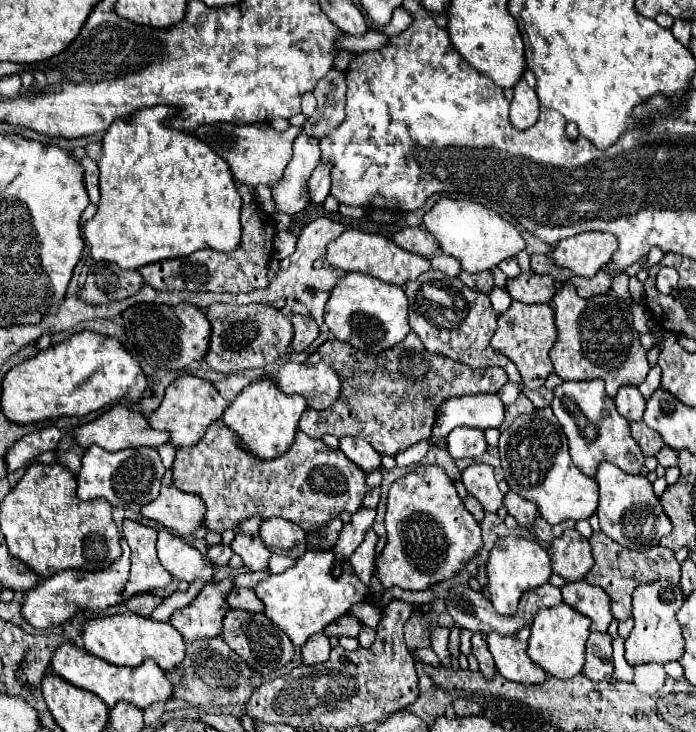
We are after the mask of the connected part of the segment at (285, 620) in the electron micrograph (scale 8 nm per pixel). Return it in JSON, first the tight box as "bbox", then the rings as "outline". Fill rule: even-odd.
{"bbox":[254,548,368,646],"outline":[[[308,548],[292,568],[288,568],[282,574],[268,576],[254,588],[266,606],[264,612],[268,614],[268,618],[288,634],[294,646],[304,646],[304,642],[312,634],[324,630],[330,622],[336,622],[340,616],[344,616],[350,610],[352,604],[362,602],[366,596],[368,588],[354,574],[348,560],[342,564],[340,576],[332,574],[334,560],[336,554],[332,548],[330,550]]]}

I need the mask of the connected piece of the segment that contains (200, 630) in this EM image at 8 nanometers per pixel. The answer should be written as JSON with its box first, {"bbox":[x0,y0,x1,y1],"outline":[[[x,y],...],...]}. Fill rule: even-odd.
{"bbox":[170,576,234,642],"outline":[[[234,576],[224,578],[220,582],[210,582],[202,588],[198,598],[182,608],[176,610],[170,618],[170,624],[182,632],[184,640],[192,642],[204,636],[220,636],[222,632],[222,618],[230,610],[226,598],[234,588]]]}

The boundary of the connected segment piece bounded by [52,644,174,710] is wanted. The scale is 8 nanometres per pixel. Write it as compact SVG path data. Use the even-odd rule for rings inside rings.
M62 644L52 658L52 670L54 674L62 676L70 684L94 692L108 708L112 708L118 700L126 700L138 708L148 708L154 702L166 702L174 694L172 682L164 676L160 666L154 660L144 660L136 668L126 666L114 666L102 658L94 658L94 654L86 652L84 648L78 648L76 644Z

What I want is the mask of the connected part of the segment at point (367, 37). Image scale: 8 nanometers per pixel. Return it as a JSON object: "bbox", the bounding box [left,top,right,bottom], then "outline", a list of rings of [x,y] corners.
{"bbox":[336,30,389,52],"outline":[[[370,30],[364,36],[352,36],[345,34],[336,40],[338,50],[348,50],[348,52],[366,52],[377,50],[385,46],[389,41],[389,36],[377,30]]]}

